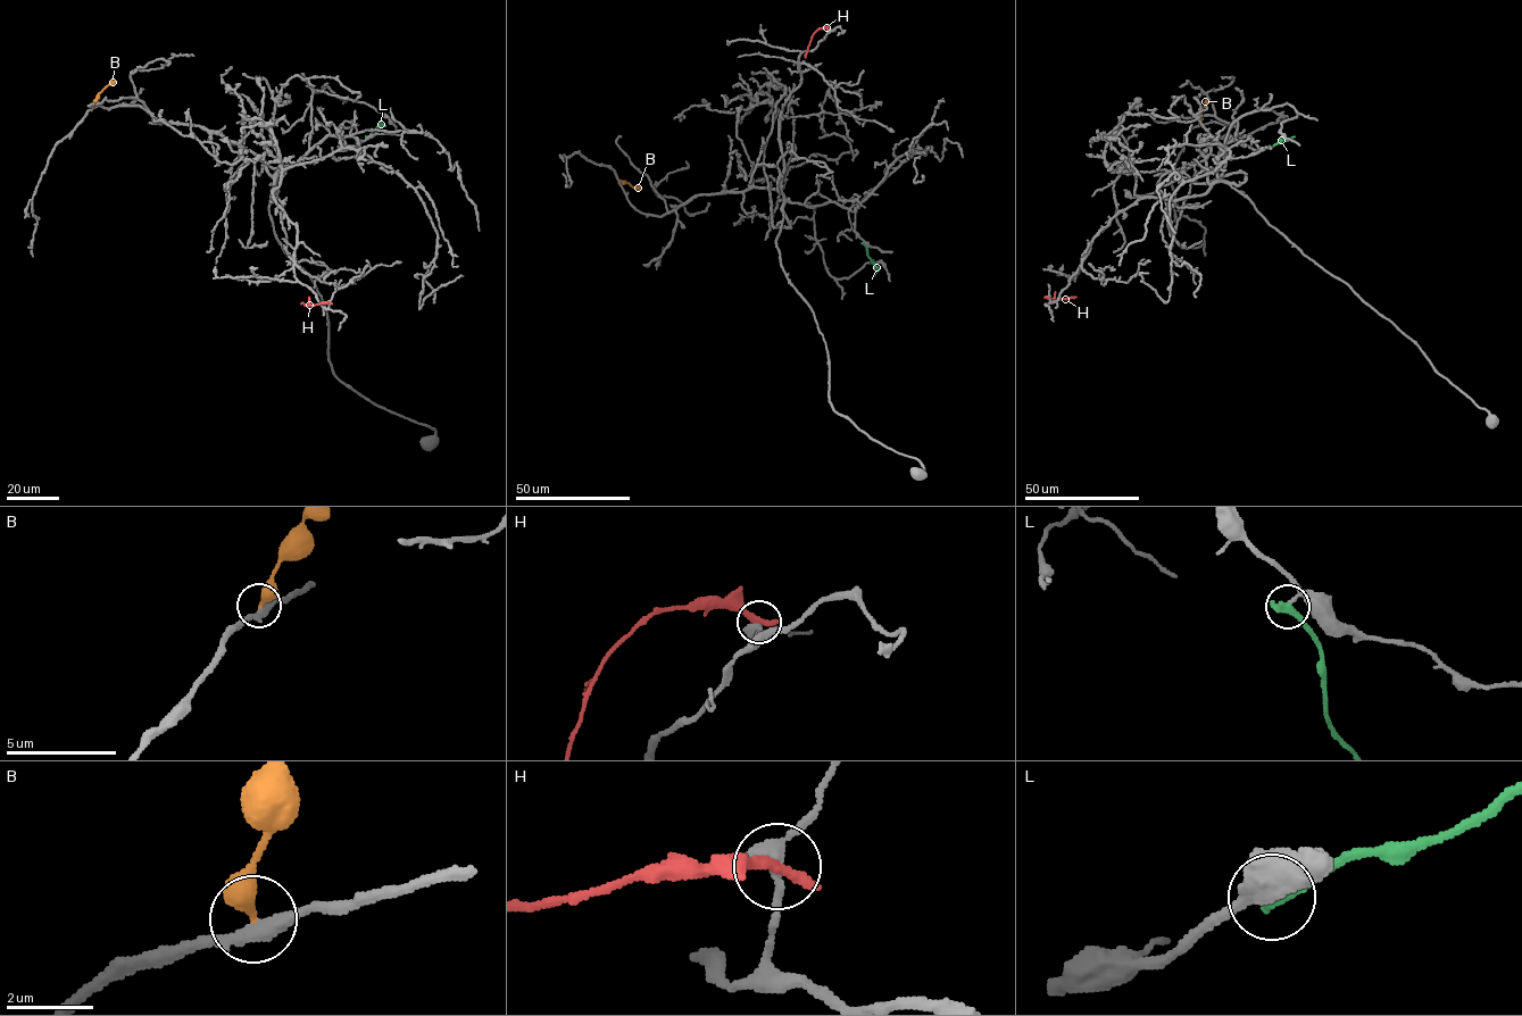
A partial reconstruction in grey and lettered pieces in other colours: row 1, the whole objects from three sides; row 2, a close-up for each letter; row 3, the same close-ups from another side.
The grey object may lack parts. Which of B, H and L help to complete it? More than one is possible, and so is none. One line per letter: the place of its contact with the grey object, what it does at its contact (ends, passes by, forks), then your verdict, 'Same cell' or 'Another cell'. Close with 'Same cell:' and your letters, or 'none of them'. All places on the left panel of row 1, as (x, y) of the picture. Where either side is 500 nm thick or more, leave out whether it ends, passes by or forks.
B: Touches grey at (91, 108). It ends there. Another cell
H: Touches grey at (329, 302). It ends there. Same cell
L: Touches grey at (367, 136). It ends there. Another cell
Same cell: H

